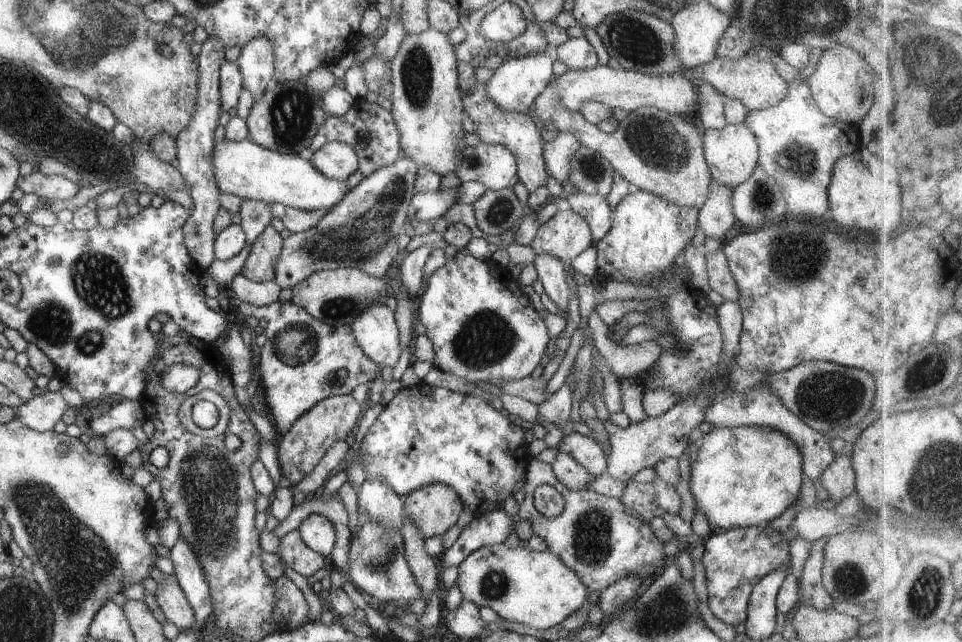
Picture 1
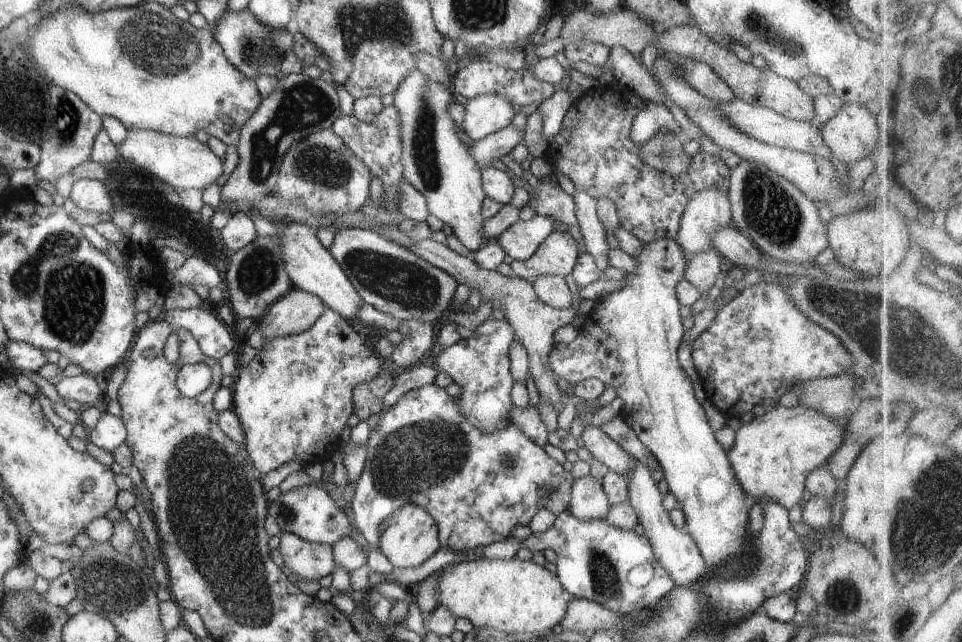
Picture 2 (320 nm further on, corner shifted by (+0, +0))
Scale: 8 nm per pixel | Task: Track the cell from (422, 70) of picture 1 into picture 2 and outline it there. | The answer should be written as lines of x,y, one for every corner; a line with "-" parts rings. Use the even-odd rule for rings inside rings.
418,69
413,70
397,88
394,106
399,110
403,140
403,176
426,197
432,216
440,218
472,253
490,241
483,235
485,216
481,208
487,197
482,188
482,169
454,130
447,106
457,99
452,88
429,81

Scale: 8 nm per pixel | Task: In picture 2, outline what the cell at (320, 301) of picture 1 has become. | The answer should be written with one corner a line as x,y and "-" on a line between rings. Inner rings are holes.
292,287
257,320
253,329
258,329
265,344
278,337
299,335
312,327
326,309
318,296

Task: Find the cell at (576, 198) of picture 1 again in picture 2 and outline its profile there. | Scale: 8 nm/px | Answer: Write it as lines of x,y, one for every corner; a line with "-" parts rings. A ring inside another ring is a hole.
535,214
530,220
515,222
496,240
514,262
523,262
536,252
557,224
551,218

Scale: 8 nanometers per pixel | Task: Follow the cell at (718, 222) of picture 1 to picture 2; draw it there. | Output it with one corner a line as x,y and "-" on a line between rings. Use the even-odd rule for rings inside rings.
716,250
698,253
685,268
683,278
706,295
722,274
722,258

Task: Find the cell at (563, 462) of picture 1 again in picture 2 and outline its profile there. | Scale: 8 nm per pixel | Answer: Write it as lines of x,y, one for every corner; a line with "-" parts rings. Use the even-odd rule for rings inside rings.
586,475
574,481
568,510
580,520
606,518
611,504
601,481

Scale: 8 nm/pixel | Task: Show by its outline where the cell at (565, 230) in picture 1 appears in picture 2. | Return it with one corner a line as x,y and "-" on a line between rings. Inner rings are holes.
568,230
552,232
528,260
510,264
512,276
531,283
542,275
558,275
565,278
574,270
578,257
577,242

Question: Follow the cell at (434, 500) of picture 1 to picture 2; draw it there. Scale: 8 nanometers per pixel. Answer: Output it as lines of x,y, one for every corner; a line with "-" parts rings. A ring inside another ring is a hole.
405,504
390,517
390,525
382,532
379,547
394,567
416,568
441,548
436,521
427,510
415,504

